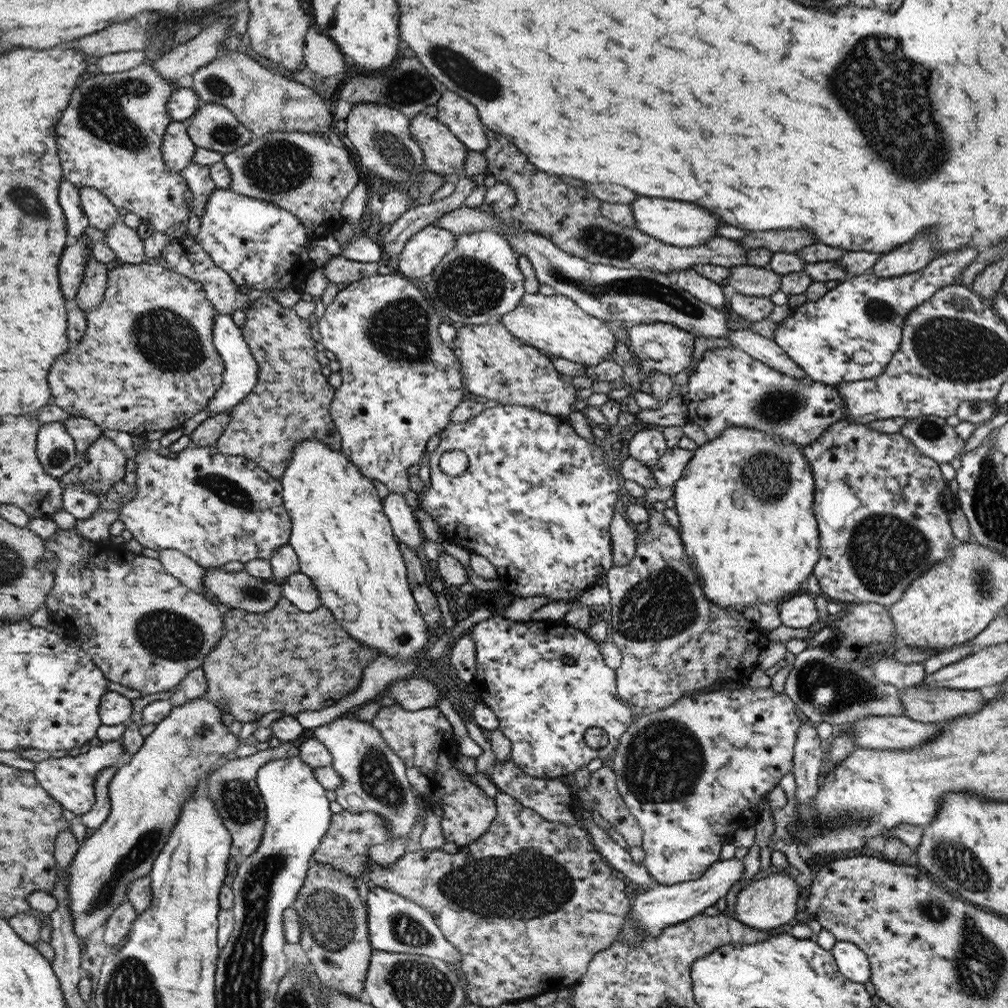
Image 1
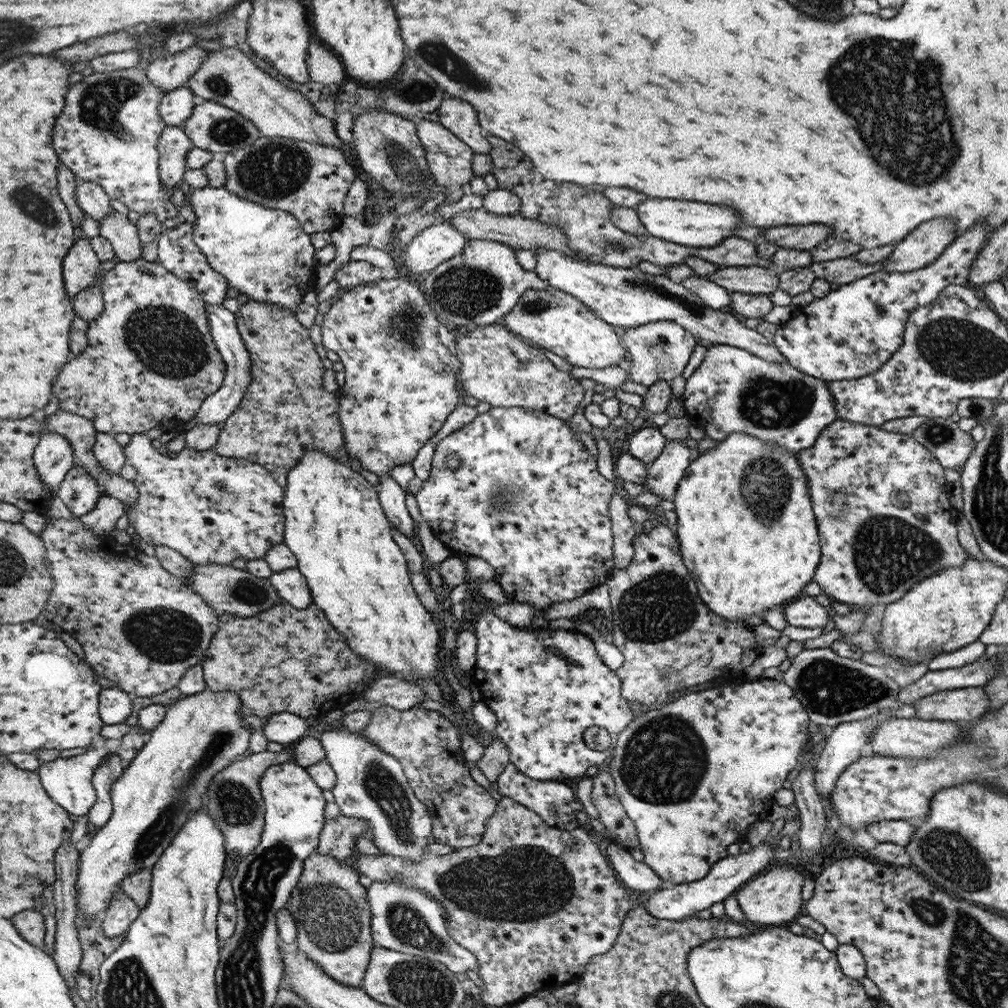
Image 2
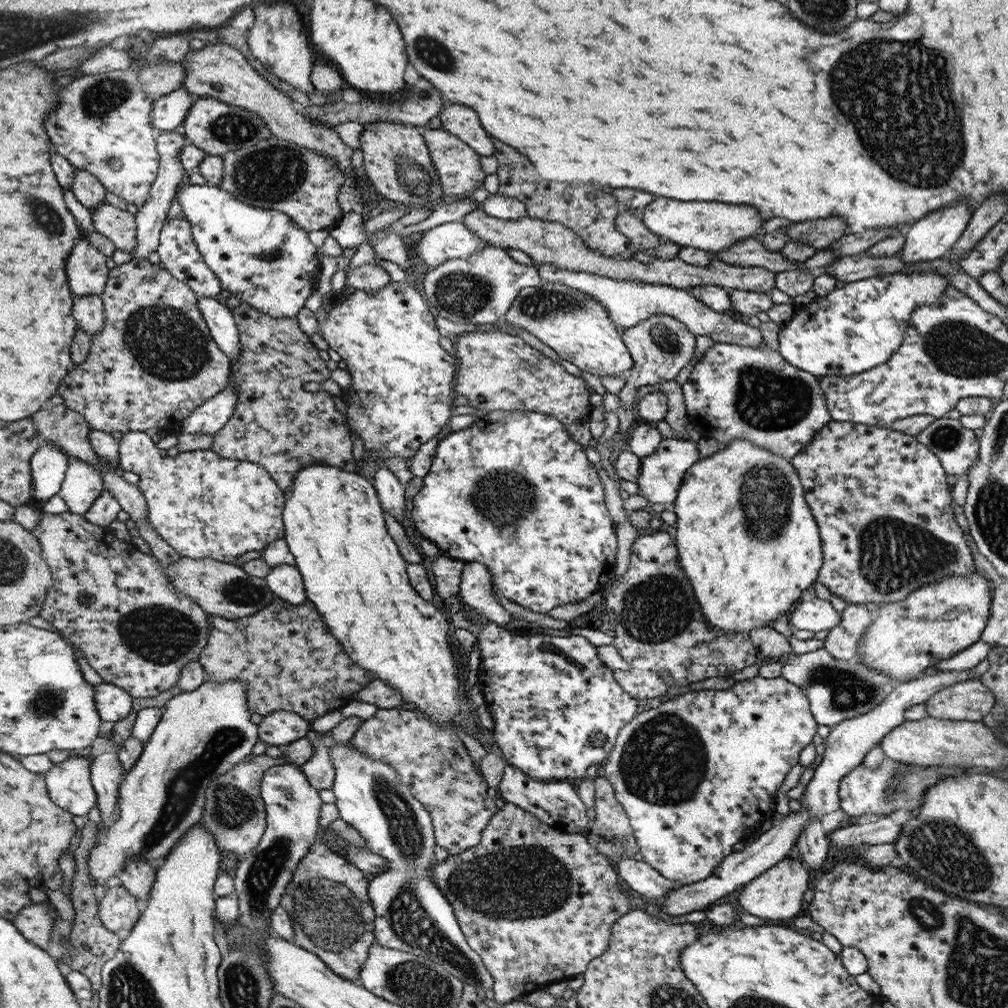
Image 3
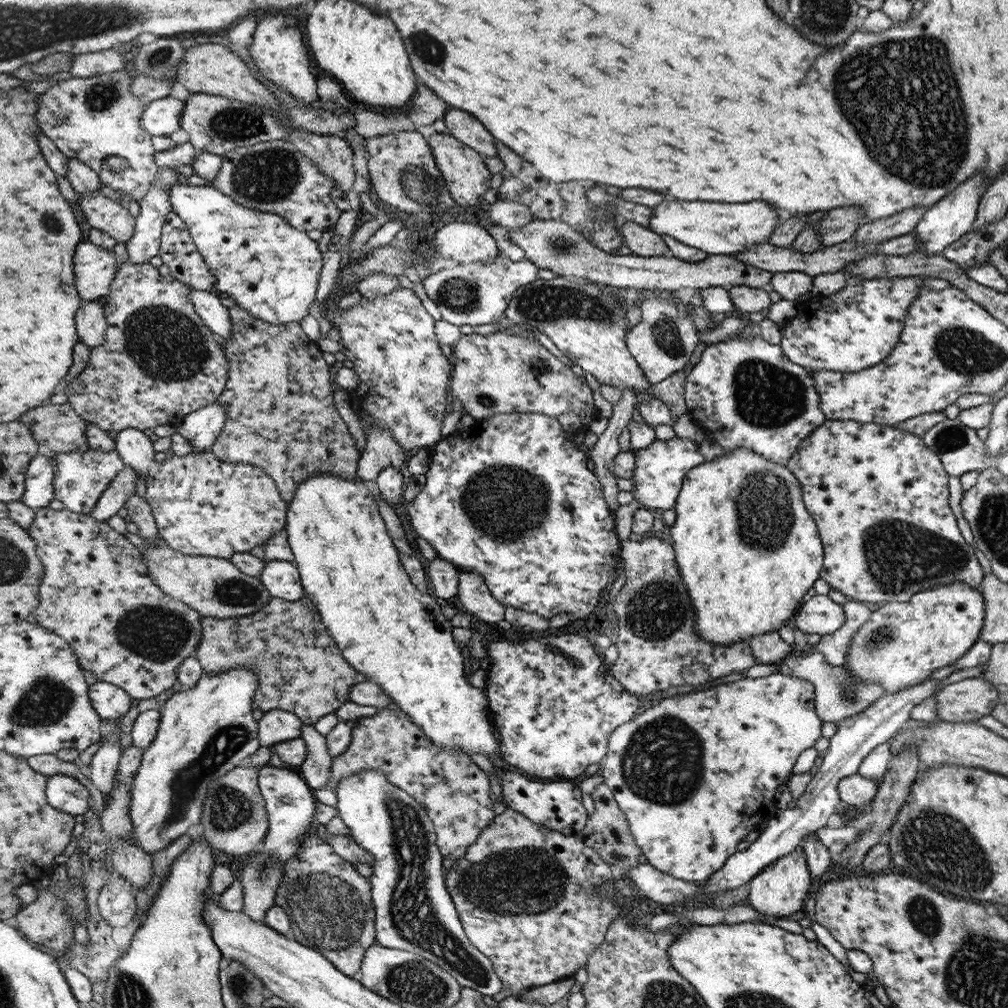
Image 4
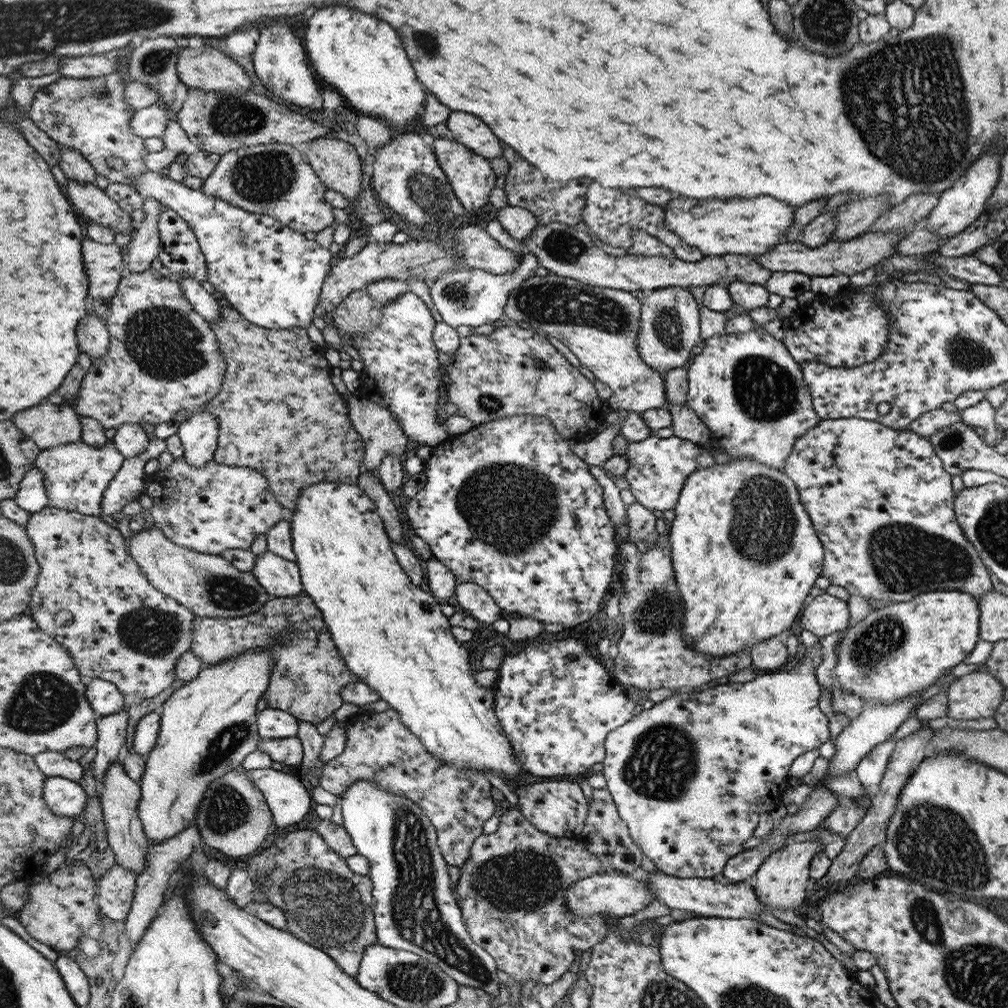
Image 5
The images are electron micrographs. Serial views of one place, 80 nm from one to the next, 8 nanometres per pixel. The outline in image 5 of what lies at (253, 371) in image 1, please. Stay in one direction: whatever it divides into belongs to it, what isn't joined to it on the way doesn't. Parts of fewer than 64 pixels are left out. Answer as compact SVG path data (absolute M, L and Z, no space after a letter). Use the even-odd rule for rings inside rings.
M180 277L177 280L180 281L181 287L185 291L185 296L189 299L190 304L205 319L214 324L219 321L221 308L223 302L216 300L216 298L208 293L202 285L192 277ZM198 410L180 424L177 436L183 446L183 459L192 468L202 468L213 460L220 429L209 412Z

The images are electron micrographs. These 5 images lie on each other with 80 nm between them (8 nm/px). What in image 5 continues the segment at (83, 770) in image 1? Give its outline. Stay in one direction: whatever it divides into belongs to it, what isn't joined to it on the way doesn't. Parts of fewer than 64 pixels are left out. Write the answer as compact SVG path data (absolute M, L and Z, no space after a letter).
M62 776L45 780L44 799L56 816L77 818L88 804L88 793L77 783Z

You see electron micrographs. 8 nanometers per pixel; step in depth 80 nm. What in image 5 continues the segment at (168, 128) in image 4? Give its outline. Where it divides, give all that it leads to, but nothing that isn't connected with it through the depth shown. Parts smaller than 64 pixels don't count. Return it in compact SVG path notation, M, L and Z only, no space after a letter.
M152 104L142 110L133 112L131 116L131 130L138 136L164 136L167 126L174 121L173 112L169 112L163 104Z

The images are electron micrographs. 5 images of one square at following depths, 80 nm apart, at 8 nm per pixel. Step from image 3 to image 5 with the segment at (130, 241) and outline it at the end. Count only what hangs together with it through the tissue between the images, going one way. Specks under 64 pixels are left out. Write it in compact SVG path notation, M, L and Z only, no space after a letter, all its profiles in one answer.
M68 179L65 184L70 200L77 205L85 221L101 224L114 233L129 233L132 217L102 189L92 183Z

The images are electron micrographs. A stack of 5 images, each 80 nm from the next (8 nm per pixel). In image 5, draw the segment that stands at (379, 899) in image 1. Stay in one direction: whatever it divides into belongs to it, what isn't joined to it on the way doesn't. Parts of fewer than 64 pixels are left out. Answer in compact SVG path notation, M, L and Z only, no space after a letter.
M359 780L351 784L345 794L340 796L343 814L342 826L347 830L358 848L358 855L370 863L370 880L373 882L373 907L375 907L377 942L381 945L418 953L438 968L445 970L454 978L459 986L472 986L489 992L496 998L500 990L497 976L497 961L489 952L468 936L468 928L464 926L461 906L454 900L450 890L450 878L445 858L440 854L437 845L436 826L426 816L420 805L408 800L405 796L396 796L382 790L369 780Z

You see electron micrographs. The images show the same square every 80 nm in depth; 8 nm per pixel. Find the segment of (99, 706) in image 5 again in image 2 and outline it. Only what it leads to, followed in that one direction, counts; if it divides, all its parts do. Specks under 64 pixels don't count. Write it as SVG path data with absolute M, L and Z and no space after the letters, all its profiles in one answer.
M118 686L105 688L100 694L100 715L104 723L124 723L132 714L132 697Z

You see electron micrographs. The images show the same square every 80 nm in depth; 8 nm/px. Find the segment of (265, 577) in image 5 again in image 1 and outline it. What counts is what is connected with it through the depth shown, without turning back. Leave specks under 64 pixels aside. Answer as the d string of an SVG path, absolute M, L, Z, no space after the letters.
M300 571L285 578L284 582L278 582L281 585L281 596L286 600L293 601L299 609L304 612L312 612L320 608L320 599L317 588L313 581Z

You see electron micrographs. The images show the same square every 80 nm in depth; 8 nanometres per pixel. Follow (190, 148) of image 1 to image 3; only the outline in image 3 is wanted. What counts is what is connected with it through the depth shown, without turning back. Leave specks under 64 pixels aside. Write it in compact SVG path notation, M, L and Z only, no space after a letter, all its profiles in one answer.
M175 130L172 132L162 131L157 136L157 152L160 154L159 169L157 172L156 182L149 192L149 198L146 199L144 205L139 208L139 211L134 215L134 226L136 229L136 246L133 256L147 259L149 254L156 253L159 247L159 236L165 221L170 206L172 206L172 198L176 195L176 188L182 182L186 170L183 164L179 161L180 152L188 140L184 134L178 134Z

